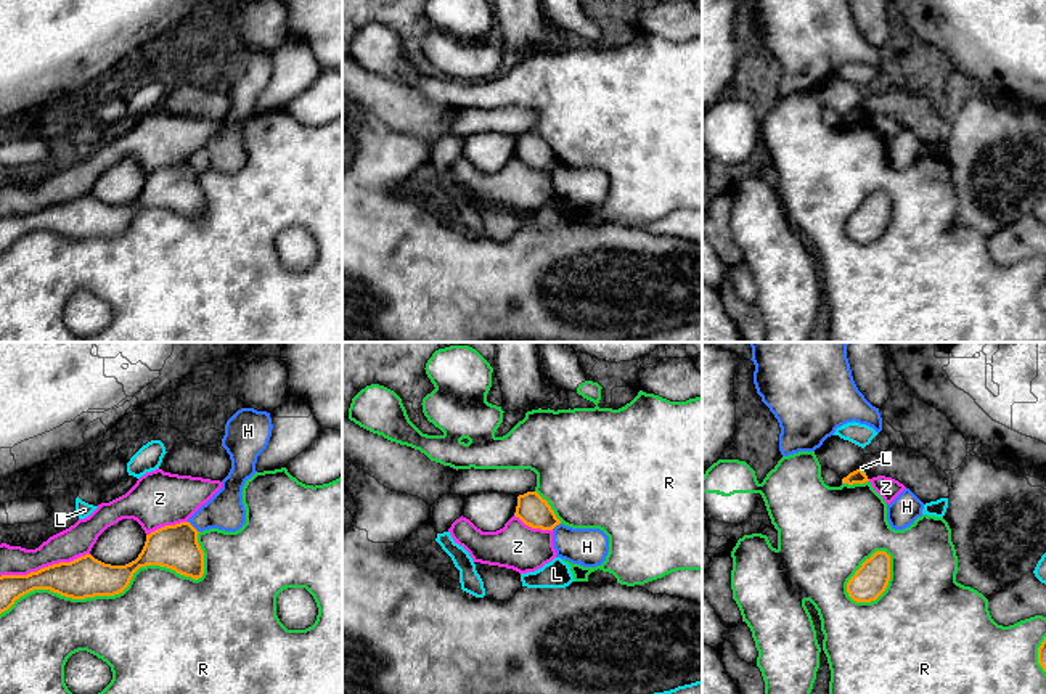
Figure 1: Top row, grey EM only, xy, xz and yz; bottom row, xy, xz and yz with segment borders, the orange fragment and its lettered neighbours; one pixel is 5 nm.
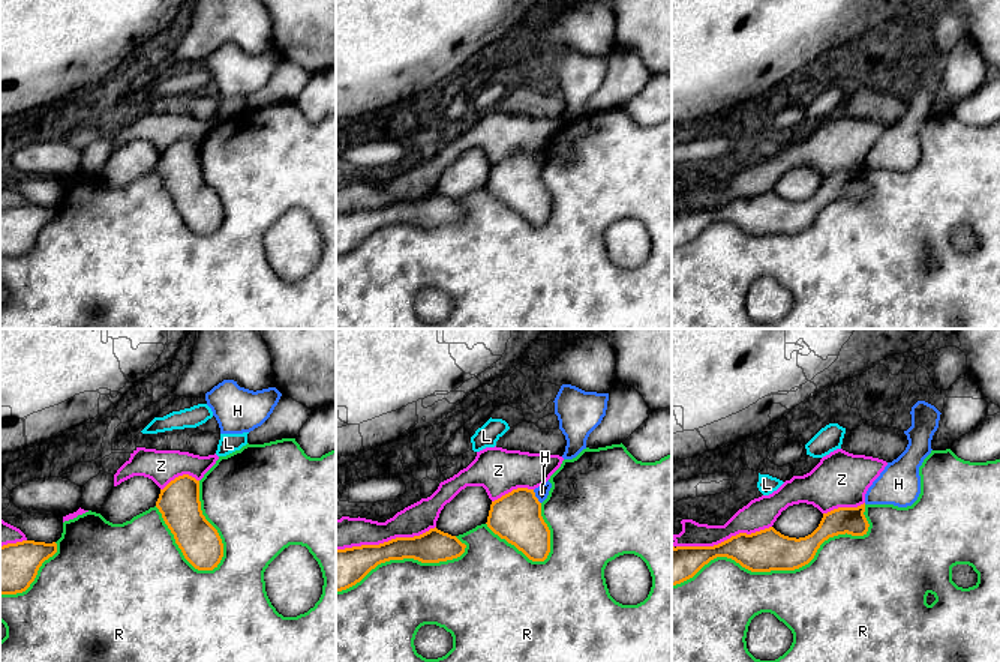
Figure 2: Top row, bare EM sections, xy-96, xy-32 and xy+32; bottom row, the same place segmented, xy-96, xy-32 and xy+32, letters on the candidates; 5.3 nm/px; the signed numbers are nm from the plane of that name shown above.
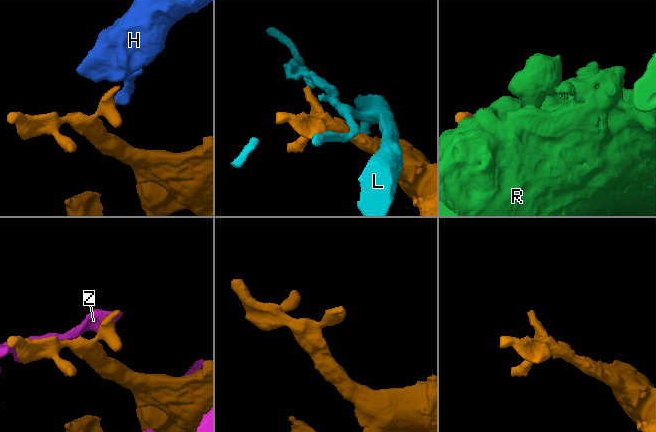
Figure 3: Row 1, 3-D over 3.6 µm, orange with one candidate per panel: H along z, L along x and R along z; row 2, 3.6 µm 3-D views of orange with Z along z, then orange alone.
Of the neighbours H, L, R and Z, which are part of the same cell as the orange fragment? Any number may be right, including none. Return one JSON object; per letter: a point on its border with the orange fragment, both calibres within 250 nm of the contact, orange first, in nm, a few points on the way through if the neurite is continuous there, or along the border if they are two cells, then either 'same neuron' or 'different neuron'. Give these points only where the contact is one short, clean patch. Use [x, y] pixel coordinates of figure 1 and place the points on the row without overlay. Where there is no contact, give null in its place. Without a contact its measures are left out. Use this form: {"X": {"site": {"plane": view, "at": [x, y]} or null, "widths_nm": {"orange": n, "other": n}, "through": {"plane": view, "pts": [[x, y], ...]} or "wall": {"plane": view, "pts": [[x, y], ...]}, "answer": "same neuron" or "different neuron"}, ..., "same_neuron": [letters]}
{"H": {"site": {"plane": "xy", "at": [193, 167]}, "widths_nm": {"orange": 220, "other": 190}, "wall": {"plane": "xy", "pts": [[188, 161], [198, 172]]}, "answer": "different neuron"}, "L": {"site": {"plane": "yz", "at": [862, 111]}, "widths_nm": {"orange": 70, "other": 20}, "answer": "different neuron"}, "R": {"site": {"plane": "xy", "at": [124, 228]}, "widths_nm": {"orange": 200, "other": 500}, "answer": "different neuron"}, "Z": {"site": {"plane": "xy", "at": [44, 208]}, "widths_nm": {"orange": 200, "other": 160}, "answer": "different neuron"}, "same_neuron": []}

